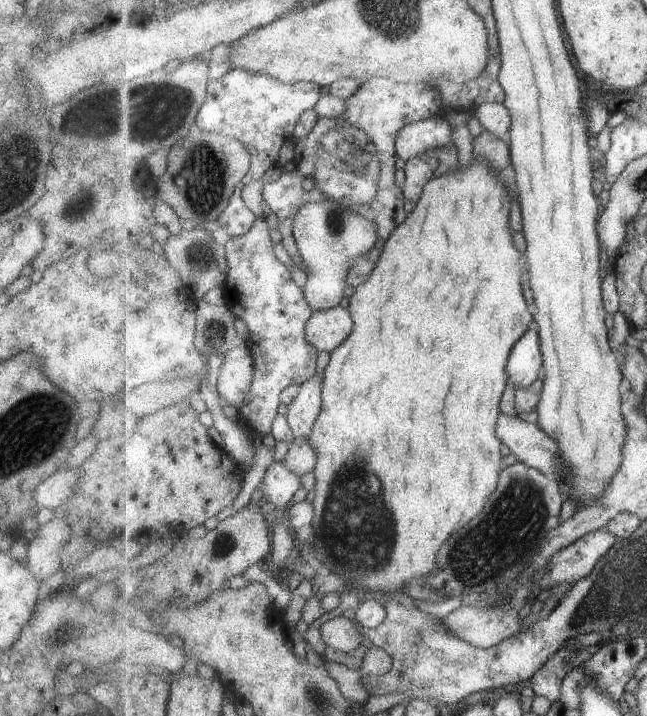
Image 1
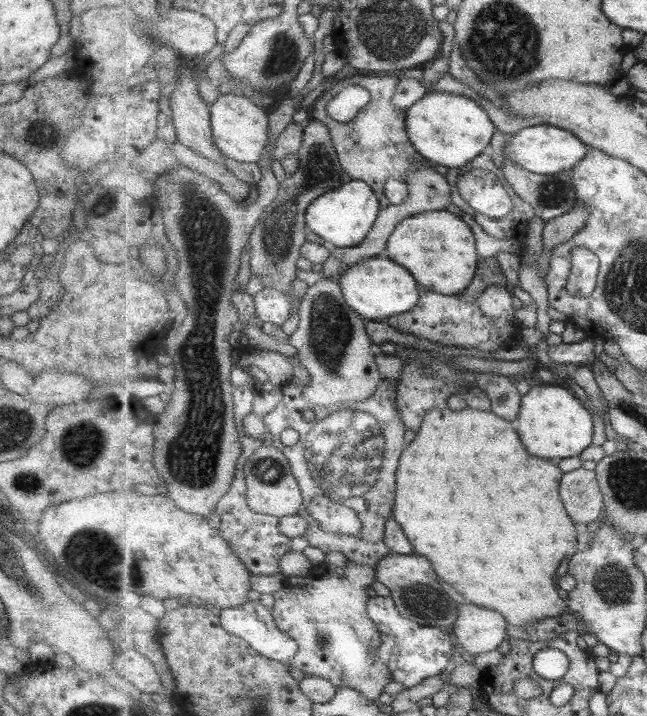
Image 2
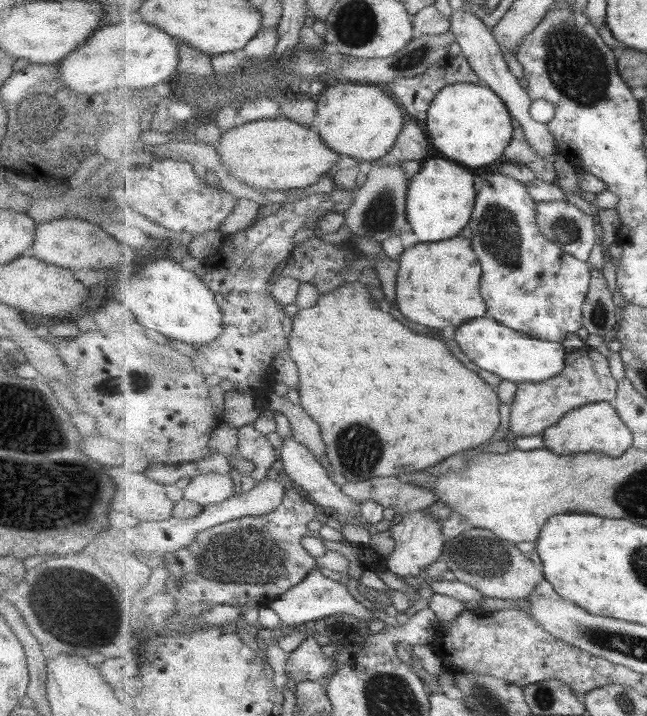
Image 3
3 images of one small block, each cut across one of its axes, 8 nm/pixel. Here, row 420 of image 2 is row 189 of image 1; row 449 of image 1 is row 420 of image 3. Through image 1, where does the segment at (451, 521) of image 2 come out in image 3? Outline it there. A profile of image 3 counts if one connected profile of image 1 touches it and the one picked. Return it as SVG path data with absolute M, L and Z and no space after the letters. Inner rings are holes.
M364 281L346 283L325 295L321 295L317 306L300 309L293 317L293 330L289 340L291 356L297 363L299 374L301 374L299 376L300 405L309 412L309 416L313 417L313 420L319 422L323 440L327 445L326 456L329 463L333 470L341 474L347 482L364 482L375 477L399 476L399 474L406 476L411 472L426 471L429 466L435 466L437 462L443 462L445 458L449 458L457 452L471 450L481 444L489 443L489 440L497 434L497 430L501 428L499 406L501 406L502 400L498 391L493 389L479 374L475 374L465 364L461 364L461 360L457 356L453 356L453 352L447 348L445 342L441 342L437 338L421 336L421 334L413 332L409 326L395 320L393 314L379 310L375 300L371 298L370 285Z

